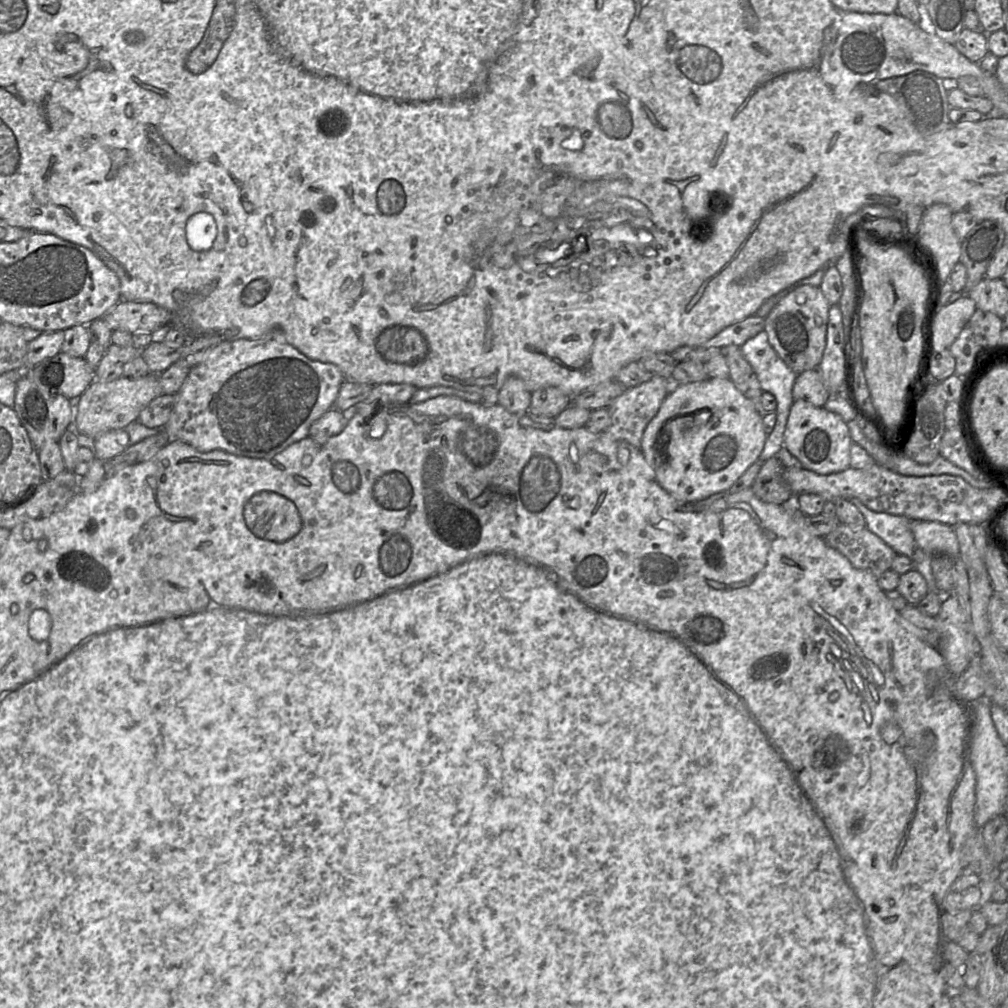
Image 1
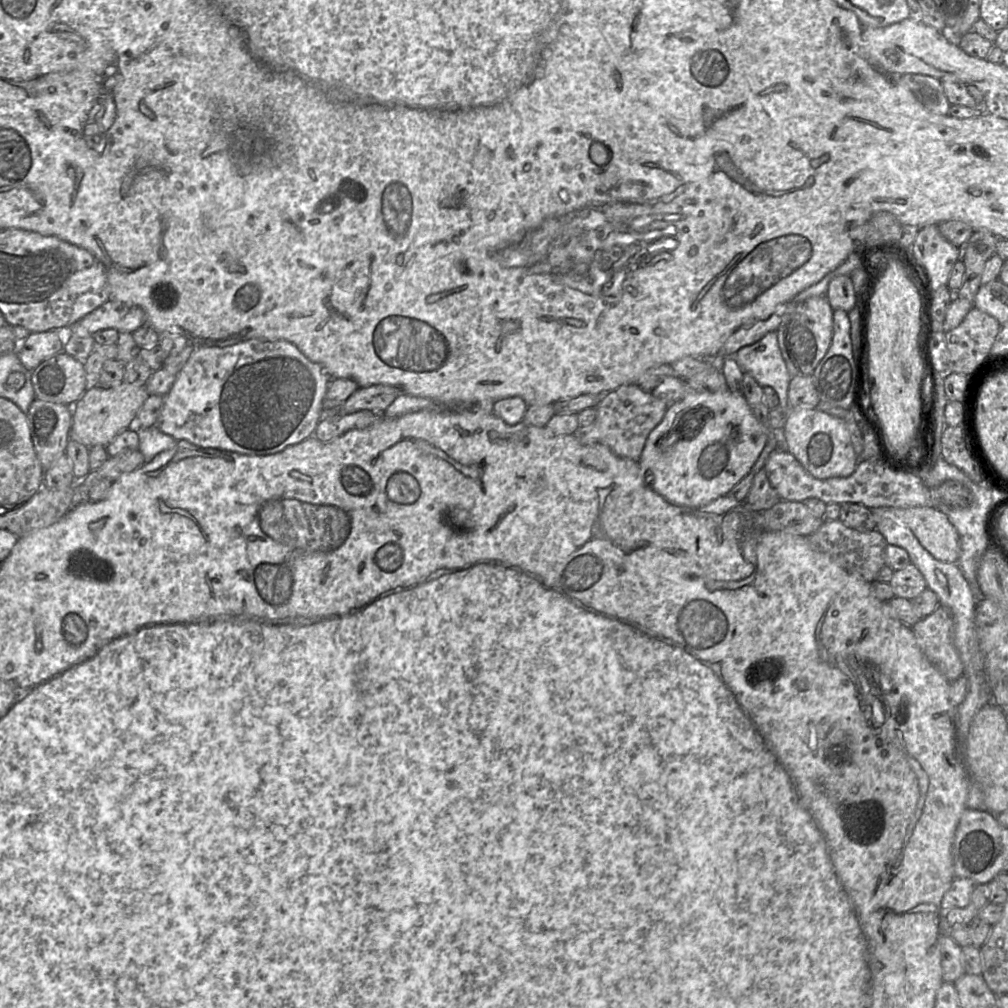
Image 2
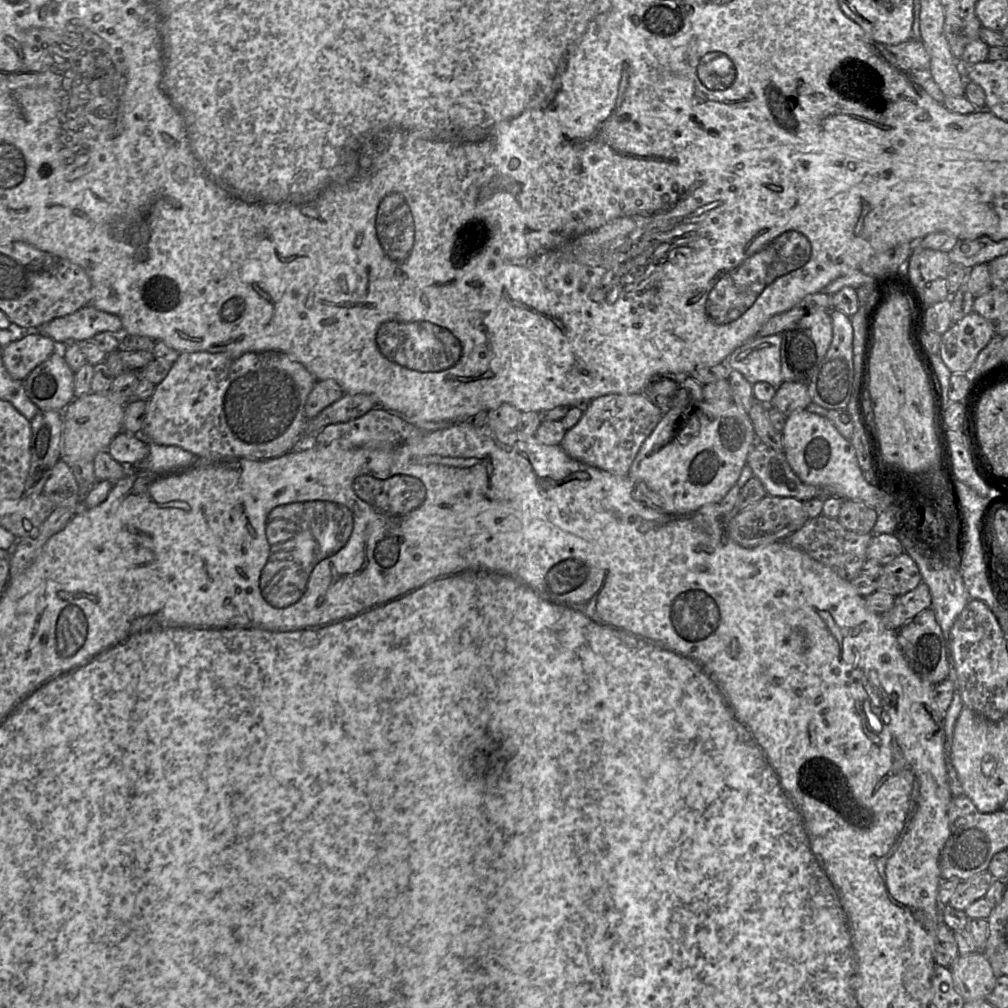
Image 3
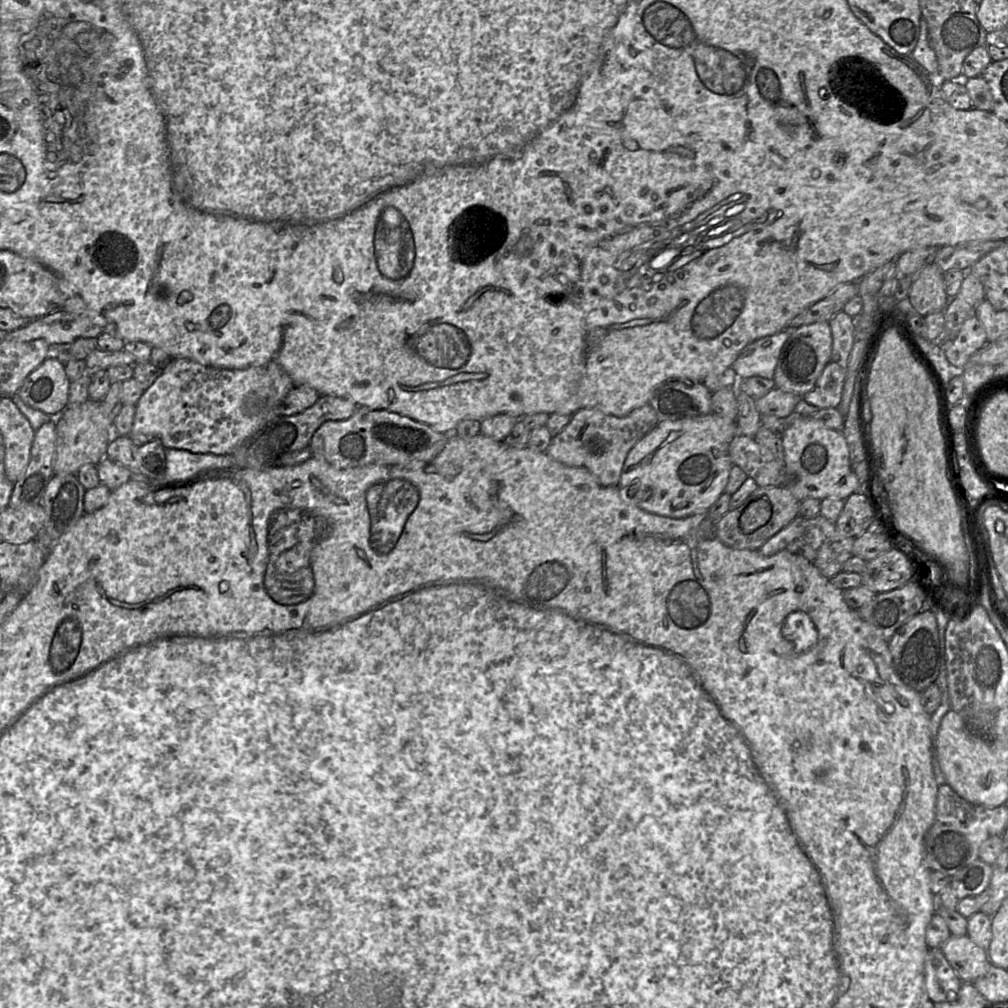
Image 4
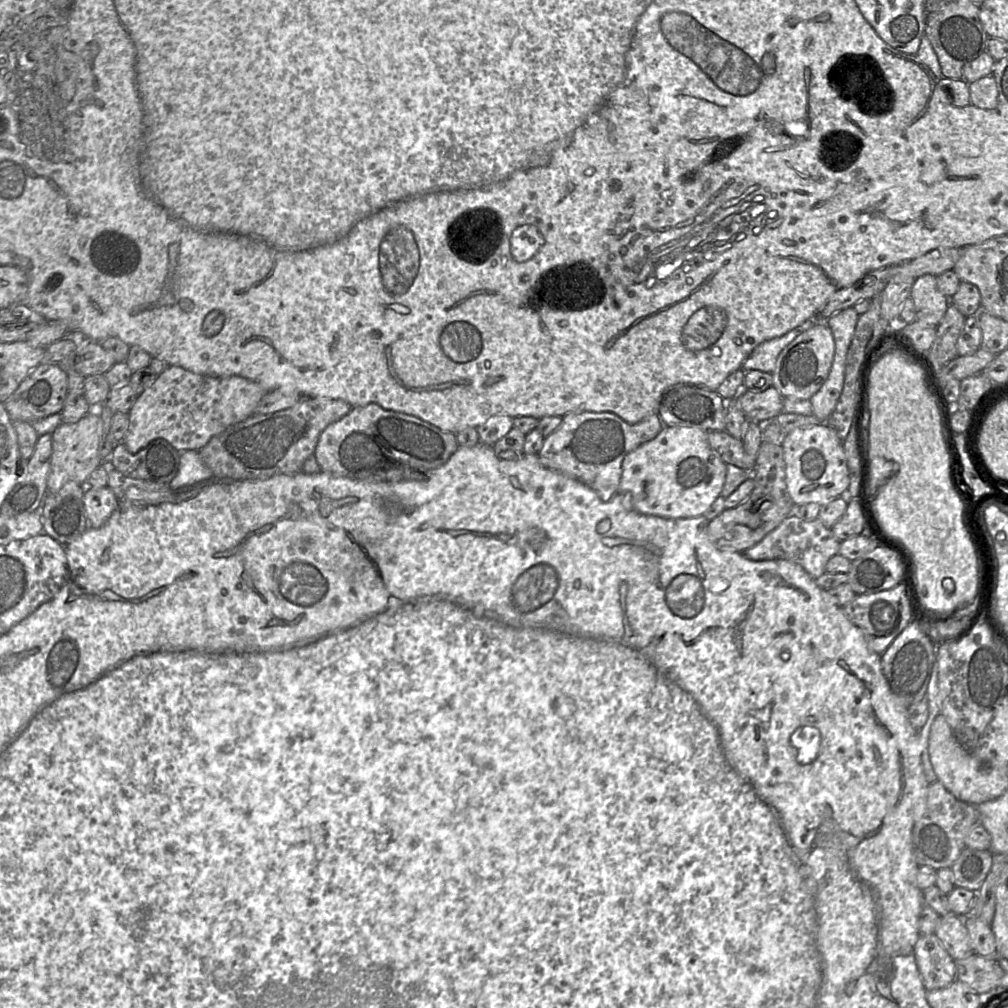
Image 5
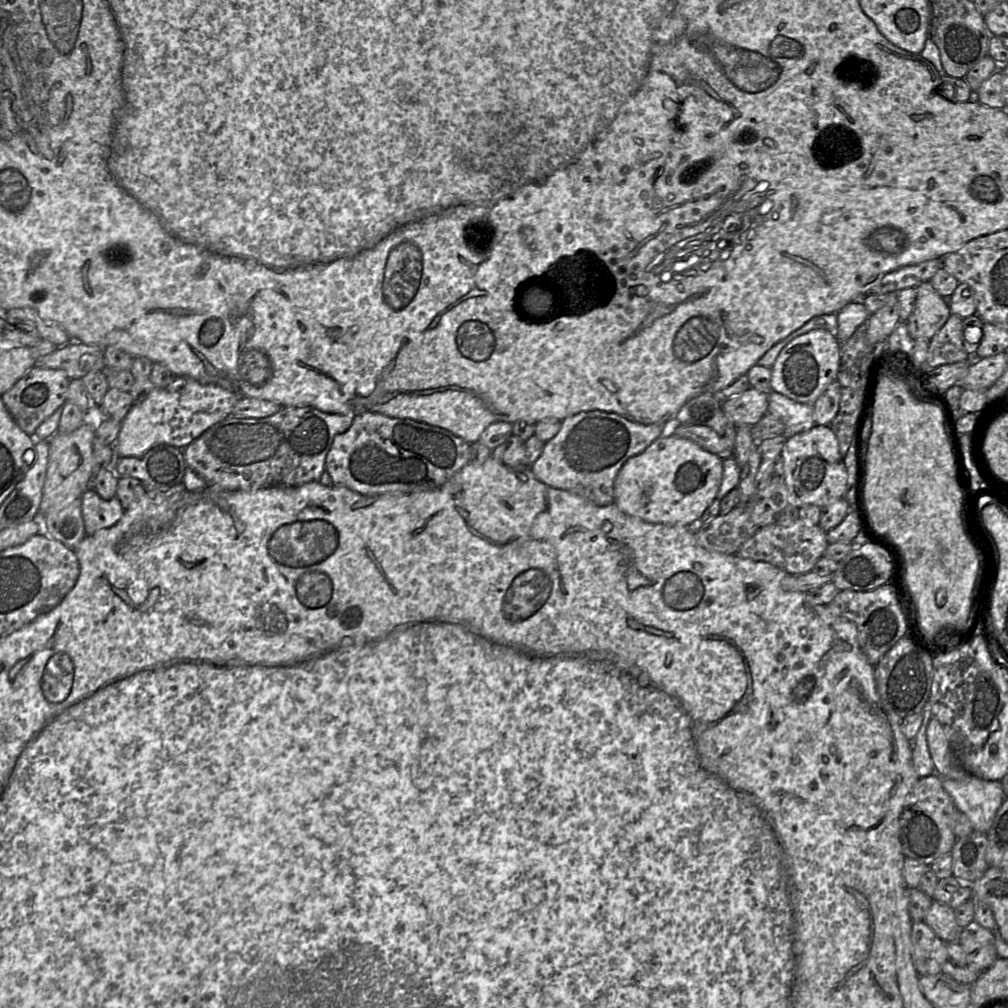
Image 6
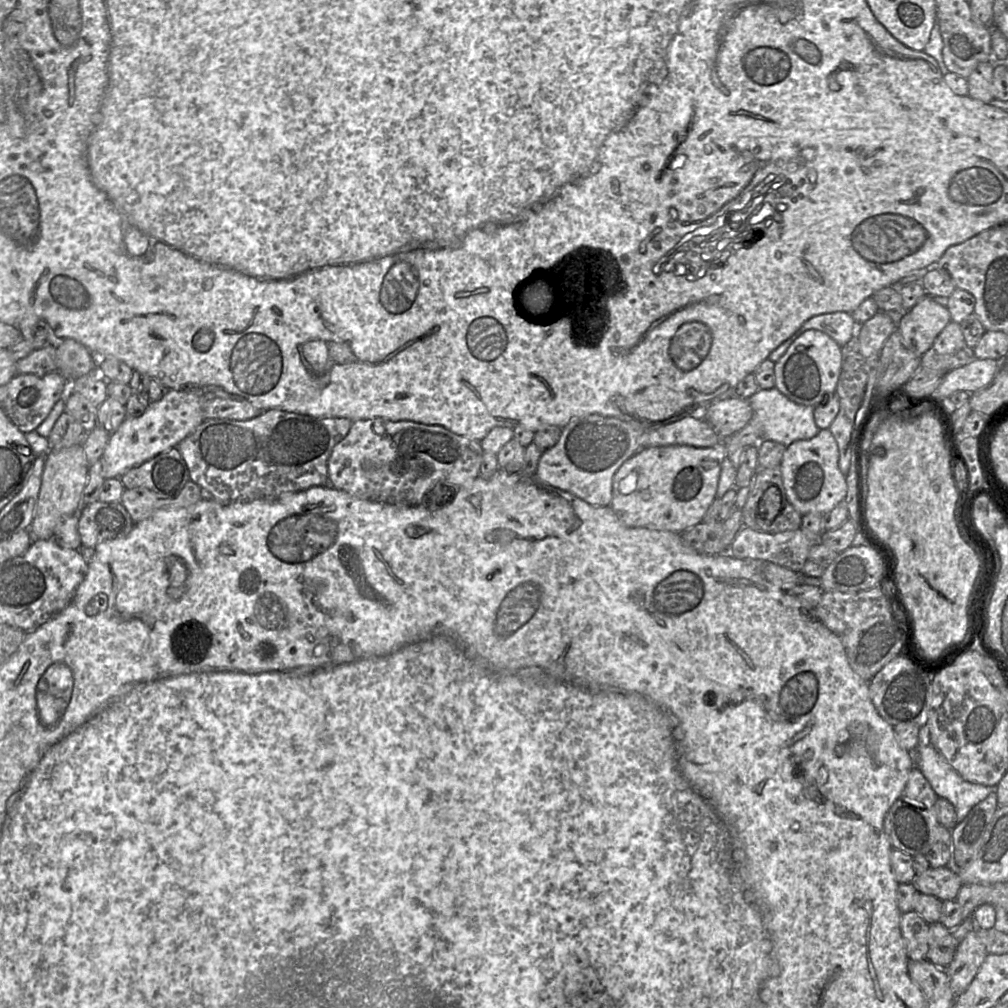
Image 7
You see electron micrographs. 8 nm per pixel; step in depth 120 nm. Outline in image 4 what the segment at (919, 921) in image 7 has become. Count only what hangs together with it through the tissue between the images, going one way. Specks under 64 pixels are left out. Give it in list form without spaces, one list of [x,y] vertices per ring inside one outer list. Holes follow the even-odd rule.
[[[941,948],[927,949],[924,981],[927,996],[933,1004],[955,1001],[962,984]]]

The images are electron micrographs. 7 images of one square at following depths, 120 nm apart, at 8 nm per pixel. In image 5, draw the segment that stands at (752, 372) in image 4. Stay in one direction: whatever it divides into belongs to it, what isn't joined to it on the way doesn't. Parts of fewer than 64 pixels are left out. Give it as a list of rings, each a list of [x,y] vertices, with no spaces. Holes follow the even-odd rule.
[[[819,318],[806,320],[786,334],[762,342],[743,362],[742,369],[745,372],[749,370],[759,370],[766,373],[772,373],[776,367],[777,358],[780,352],[798,335],[810,329],[818,322],[825,321],[820,320]]]

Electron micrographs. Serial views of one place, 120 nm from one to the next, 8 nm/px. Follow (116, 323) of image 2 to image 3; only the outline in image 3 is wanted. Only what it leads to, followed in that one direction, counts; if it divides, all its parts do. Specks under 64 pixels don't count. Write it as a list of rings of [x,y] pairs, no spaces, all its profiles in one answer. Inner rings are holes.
[[[86,305],[72,314],[53,319],[37,330],[58,345],[93,340],[101,332],[122,334],[123,325],[118,316]]]

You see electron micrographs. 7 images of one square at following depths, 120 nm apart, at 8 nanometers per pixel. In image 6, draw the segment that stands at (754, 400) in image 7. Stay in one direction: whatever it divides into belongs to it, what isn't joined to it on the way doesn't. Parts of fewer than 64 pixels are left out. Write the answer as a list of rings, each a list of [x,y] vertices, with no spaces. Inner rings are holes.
[[[769,391],[766,414],[773,415],[783,422],[785,426],[783,436],[786,439],[806,432],[816,425],[813,405],[797,402],[774,391]]]

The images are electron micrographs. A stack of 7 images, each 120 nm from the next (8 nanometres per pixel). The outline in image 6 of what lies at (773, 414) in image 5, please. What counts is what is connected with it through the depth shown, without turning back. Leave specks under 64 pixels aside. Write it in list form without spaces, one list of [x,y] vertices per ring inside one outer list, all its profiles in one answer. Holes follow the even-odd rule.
[[[750,387],[739,395],[722,399],[725,415],[737,426],[755,425],[768,410],[769,391]]]

